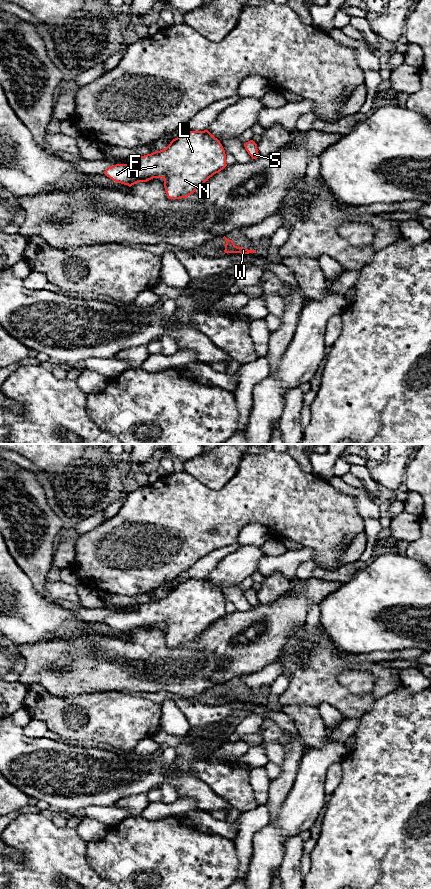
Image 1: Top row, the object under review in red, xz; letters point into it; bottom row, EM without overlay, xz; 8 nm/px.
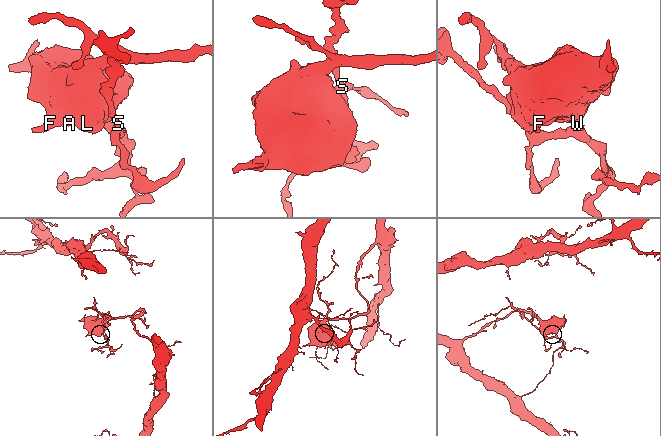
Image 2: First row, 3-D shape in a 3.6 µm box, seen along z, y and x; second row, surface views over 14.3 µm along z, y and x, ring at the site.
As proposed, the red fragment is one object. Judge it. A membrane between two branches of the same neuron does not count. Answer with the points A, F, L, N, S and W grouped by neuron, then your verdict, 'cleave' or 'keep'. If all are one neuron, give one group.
A F L N / S W; cleave

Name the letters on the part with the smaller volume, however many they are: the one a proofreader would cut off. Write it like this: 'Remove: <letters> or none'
Remove: S, W

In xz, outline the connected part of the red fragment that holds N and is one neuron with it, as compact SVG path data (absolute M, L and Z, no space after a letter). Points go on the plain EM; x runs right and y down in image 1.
M208 578L187 579L163 598L138 605L132 612L116 612L104 622L132 633L163 626L169 647L187 646L227 614L225 598Z

